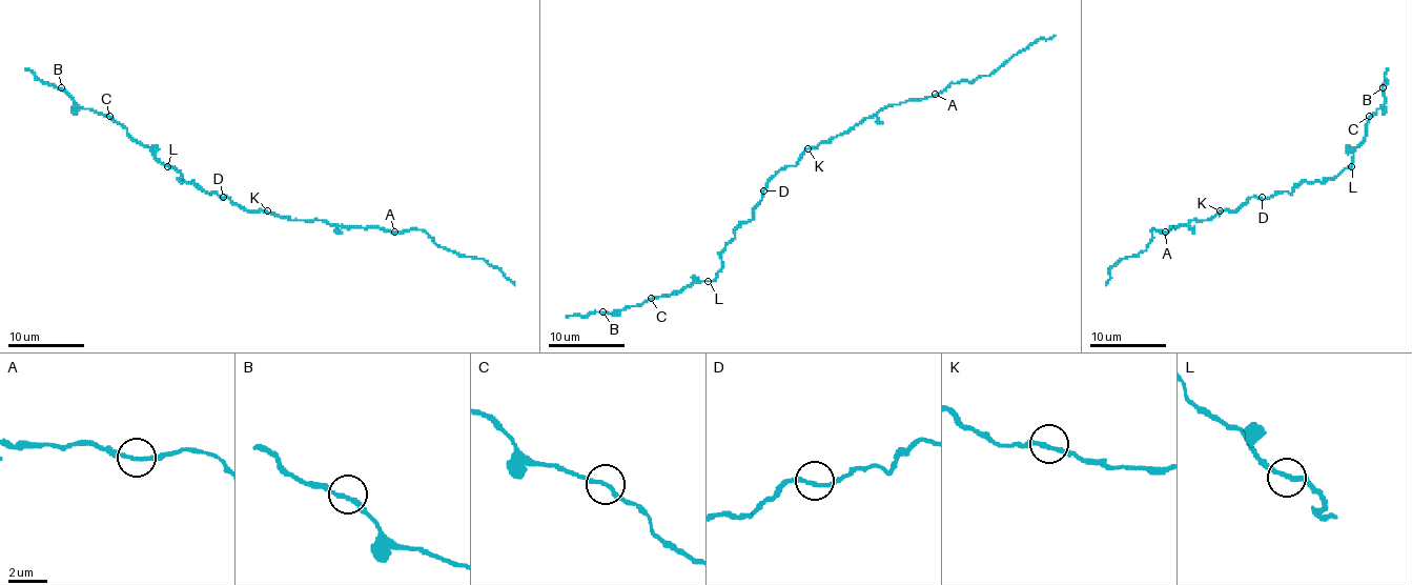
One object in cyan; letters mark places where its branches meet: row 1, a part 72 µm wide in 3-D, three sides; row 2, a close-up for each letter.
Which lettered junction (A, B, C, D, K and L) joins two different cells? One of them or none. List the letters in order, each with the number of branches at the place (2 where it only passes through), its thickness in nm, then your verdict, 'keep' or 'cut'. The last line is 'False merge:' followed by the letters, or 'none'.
A: branches 2; calibre 180 nm; keep
B: branches 2; calibre 190 nm; keep
C: branches 2; calibre 180 nm; keep
D: branches 2; calibre 180 nm; keep
K: branches 2; calibre 180 nm; keep
L: branches 2; calibre 180 nm; keep
False merge: none

